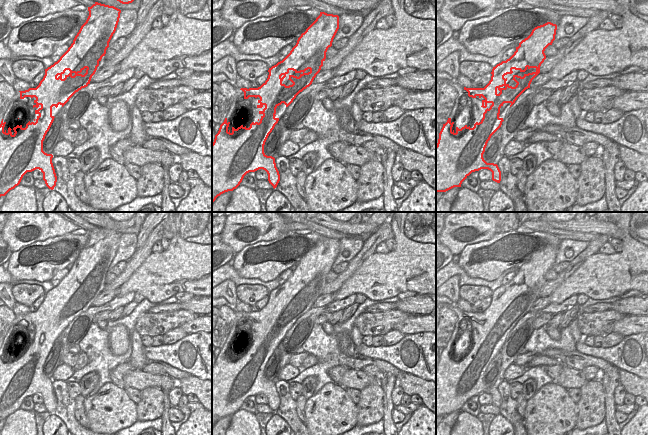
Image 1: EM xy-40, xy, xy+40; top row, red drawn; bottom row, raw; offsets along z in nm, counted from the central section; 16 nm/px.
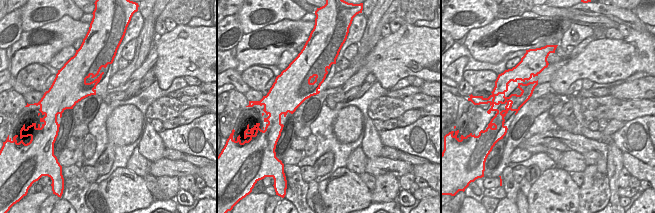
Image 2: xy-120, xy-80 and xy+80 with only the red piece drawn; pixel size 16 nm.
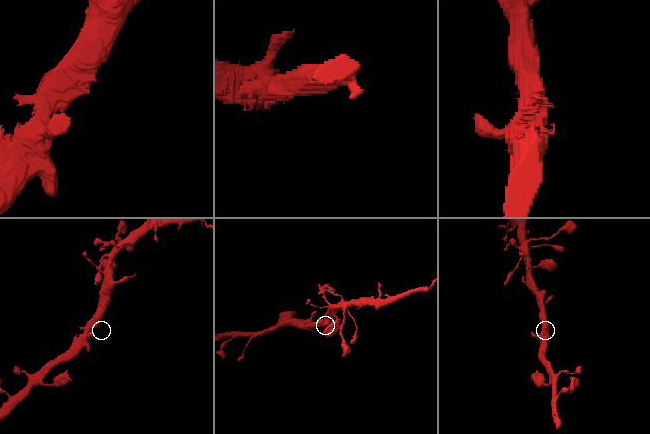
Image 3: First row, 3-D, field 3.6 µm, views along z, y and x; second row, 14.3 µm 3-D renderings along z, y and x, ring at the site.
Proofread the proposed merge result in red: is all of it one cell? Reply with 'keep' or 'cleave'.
keep

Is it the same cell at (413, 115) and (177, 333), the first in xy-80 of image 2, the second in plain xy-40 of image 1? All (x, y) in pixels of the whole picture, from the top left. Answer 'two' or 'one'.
one

